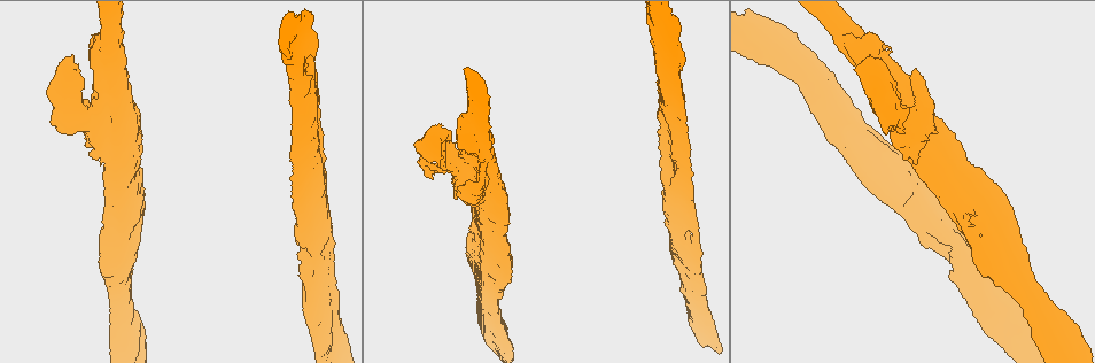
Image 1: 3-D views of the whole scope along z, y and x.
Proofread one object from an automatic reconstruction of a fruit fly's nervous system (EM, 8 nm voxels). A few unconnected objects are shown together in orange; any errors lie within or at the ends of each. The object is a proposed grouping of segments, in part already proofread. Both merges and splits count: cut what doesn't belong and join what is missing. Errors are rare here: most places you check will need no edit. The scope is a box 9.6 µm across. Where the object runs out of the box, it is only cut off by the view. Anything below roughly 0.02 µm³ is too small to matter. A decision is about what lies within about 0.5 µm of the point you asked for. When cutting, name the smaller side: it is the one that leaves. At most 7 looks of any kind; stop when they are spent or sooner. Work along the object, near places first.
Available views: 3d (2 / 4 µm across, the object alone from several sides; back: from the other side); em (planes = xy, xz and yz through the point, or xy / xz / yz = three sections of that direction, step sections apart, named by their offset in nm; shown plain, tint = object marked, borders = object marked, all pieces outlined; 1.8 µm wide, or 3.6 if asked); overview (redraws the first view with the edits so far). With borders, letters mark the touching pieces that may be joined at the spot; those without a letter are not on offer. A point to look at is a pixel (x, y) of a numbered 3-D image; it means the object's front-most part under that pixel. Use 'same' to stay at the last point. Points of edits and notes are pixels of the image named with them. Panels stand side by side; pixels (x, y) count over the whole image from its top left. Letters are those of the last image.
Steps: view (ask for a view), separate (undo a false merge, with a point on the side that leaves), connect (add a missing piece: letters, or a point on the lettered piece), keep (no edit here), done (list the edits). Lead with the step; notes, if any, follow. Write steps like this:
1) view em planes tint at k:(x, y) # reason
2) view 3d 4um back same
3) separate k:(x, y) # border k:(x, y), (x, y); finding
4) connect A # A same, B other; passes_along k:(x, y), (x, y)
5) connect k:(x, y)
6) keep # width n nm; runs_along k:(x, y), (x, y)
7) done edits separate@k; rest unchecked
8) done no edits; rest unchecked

view em 3.6um yz step 8 tint at 1:(673, 109) # thick turns thin

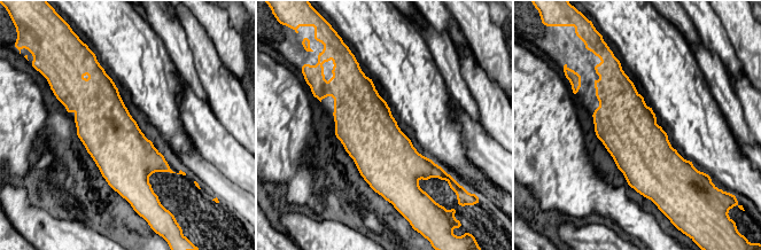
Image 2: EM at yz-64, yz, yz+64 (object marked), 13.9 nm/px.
view em 3.6um xz step 8 borders same

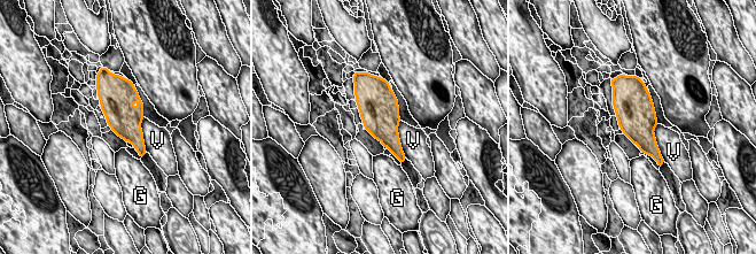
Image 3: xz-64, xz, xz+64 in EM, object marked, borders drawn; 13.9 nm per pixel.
keep # G other, V other; all the same neuron

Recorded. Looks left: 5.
view 3d 4um at 1:(679, 212) # side arm on a straight run

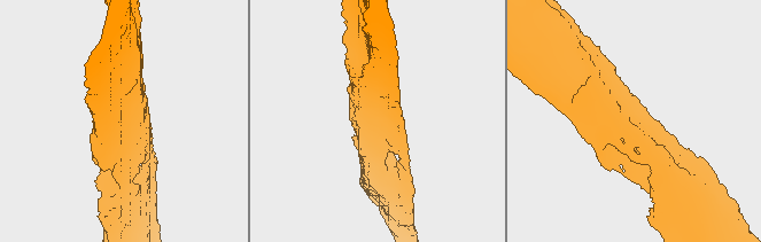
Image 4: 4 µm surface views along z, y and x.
view em yz step 16 tint at 4:(378, 118) # now the EM

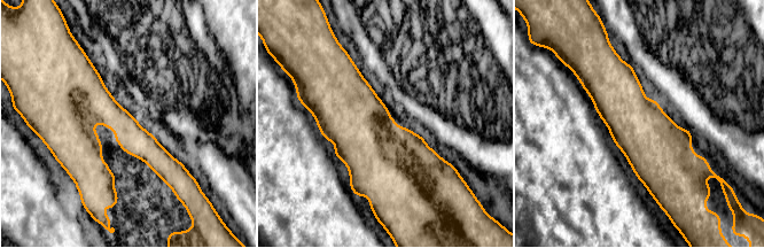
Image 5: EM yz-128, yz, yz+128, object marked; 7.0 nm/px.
view em planes borders same

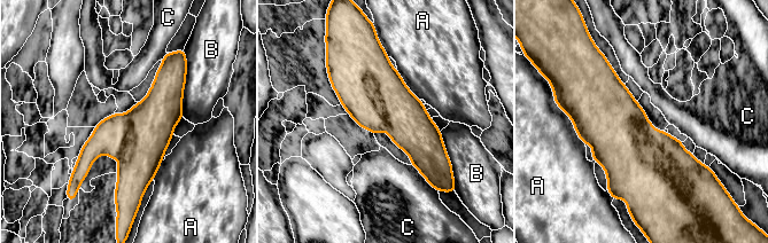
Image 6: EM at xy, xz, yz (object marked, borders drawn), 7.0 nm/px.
keep # width 400 nm; A other, B other, C other; border 6:(564, 110), (586, 149); continuous, no second neuron

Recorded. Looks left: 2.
view em 3.6um planes tint at 1:(117, 258) # abrupt turn

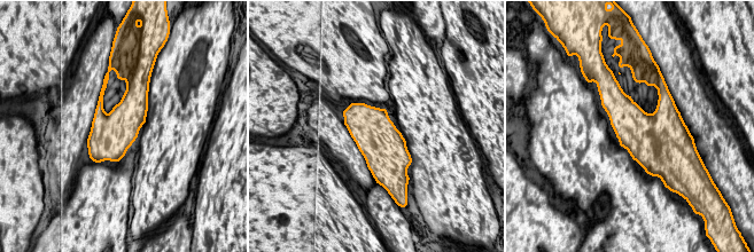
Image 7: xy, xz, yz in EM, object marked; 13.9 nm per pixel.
view em 3.6um planes borders same

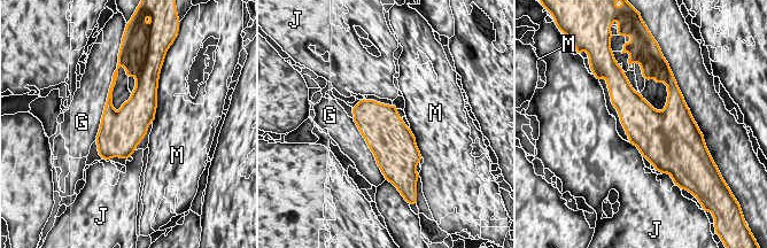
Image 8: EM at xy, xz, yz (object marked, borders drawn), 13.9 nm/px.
keep # G other, J other, M other; border 8:(628, 142), (632, 142), (643, 156); one neuron here

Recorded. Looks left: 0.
done no edits; rest unchecked

